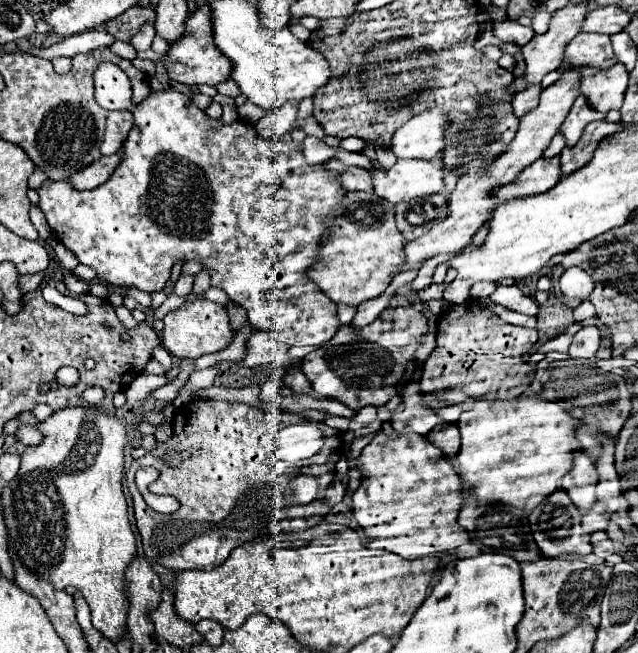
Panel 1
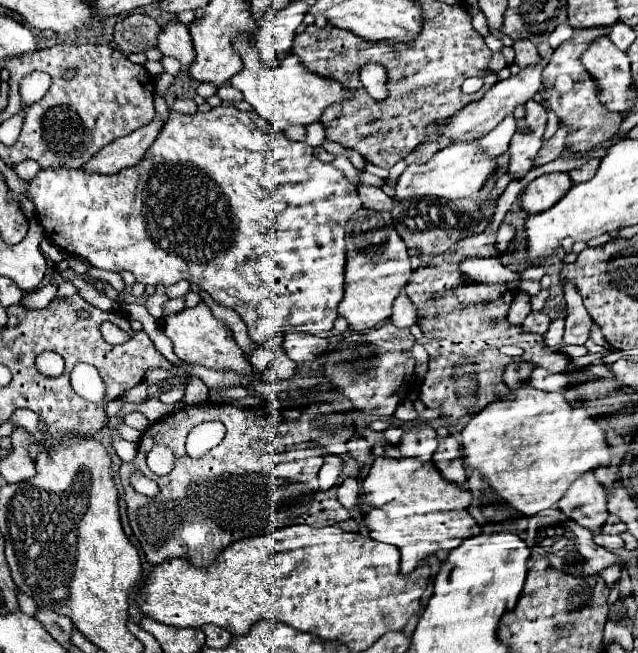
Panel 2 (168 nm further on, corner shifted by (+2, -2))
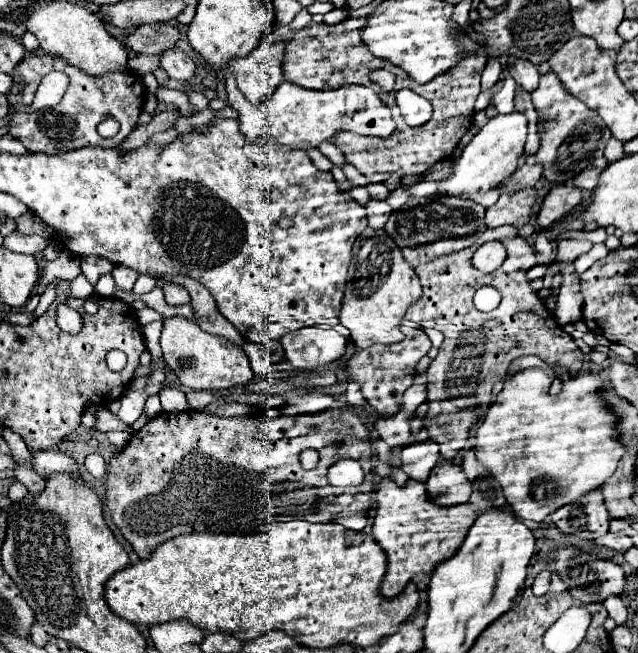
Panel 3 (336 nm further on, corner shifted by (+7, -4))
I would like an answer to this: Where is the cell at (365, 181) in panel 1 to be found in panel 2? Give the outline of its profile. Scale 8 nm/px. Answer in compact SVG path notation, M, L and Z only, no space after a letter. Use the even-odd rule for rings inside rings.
M359 185L357 193L359 193L363 205L369 207L369 209L373 209L373 211L389 211L393 207L393 201L379 187Z

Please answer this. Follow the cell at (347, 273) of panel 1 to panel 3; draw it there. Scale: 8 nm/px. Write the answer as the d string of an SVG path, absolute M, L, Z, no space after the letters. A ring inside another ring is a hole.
M394 249L394 251L386 253L384 279L380 279L380 283L376 283L376 287L372 287L372 291L368 291L368 295L364 295L364 291L360 291L360 283L346 285L346 295L344 295L342 311L340 311L340 323L350 329L350 335L360 349L370 347L374 343L384 343L384 345L398 343L404 339L404 333L400 331L402 319L404 319L406 311L420 299L420 295L422 295L422 287L420 287L418 275L402 259L400 249Z

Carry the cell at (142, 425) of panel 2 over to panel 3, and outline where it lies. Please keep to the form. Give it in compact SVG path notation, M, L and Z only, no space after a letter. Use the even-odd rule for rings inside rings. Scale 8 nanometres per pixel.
M100 407L100 409L96 411L94 429L106 433L106 431L124 431L124 429L128 429L128 427L126 427L126 425L120 425L120 421L118 421L106 407Z

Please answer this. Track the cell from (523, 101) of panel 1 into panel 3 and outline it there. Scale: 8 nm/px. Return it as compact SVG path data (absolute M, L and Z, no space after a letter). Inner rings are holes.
M528 191L520 193L502 193L502 197L486 209L486 227L500 227L500 225L512 225L522 227L532 217L532 207L536 203L536 197L528 197Z

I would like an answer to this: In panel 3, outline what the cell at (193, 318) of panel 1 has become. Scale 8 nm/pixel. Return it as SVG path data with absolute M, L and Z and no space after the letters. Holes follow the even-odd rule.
M184 317L164 319L160 345L162 345L166 365L176 373L178 381L188 389L218 391L218 389L244 385L254 377L248 357L240 347L232 345L224 337L202 331L194 321L188 321Z

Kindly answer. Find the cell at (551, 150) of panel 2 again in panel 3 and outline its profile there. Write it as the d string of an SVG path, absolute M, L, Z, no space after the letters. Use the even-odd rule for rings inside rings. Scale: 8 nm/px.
M526 163L510 179L506 179L502 183L502 187L508 193L516 193L516 191L522 191L522 189L534 187L540 177L542 177L542 165L528 165Z

